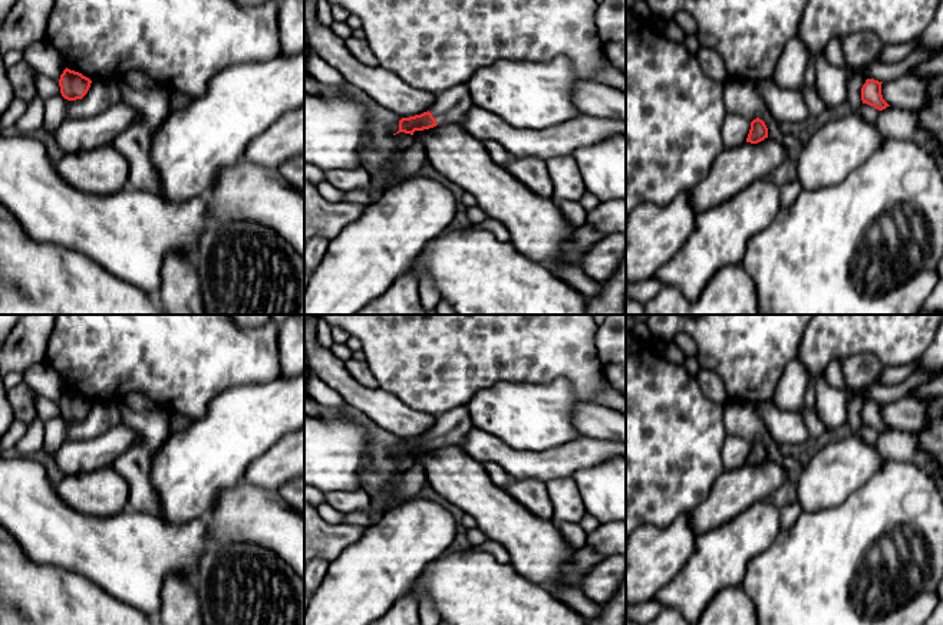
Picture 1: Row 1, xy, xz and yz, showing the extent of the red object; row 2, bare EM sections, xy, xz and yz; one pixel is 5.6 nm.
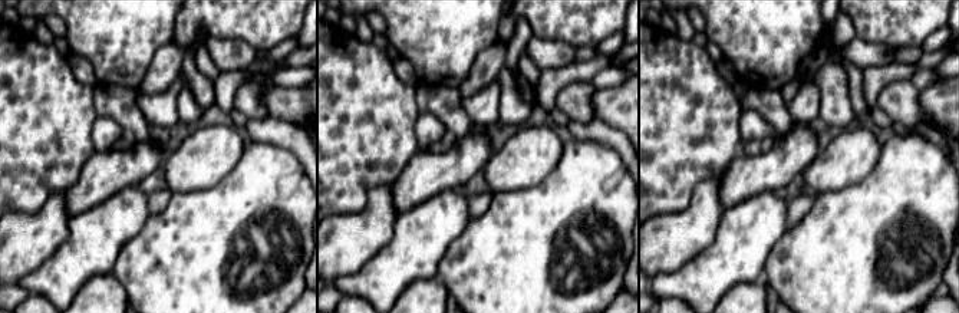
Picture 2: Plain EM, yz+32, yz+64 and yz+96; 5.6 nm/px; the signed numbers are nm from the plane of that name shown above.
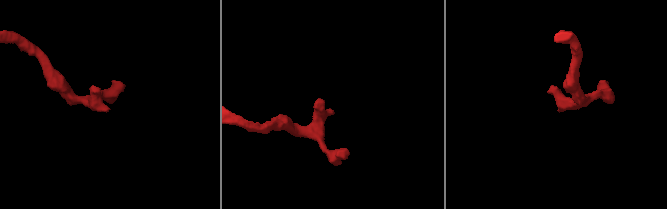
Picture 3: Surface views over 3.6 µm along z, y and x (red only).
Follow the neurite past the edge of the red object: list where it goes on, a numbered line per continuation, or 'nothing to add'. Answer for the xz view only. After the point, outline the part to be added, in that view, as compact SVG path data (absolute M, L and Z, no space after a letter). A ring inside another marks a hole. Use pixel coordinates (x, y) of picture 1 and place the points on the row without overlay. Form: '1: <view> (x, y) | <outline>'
1: xz (451, 428) | M456 407L436 417L429 431L438 447L461 444L474 428L471 415L465 407Z

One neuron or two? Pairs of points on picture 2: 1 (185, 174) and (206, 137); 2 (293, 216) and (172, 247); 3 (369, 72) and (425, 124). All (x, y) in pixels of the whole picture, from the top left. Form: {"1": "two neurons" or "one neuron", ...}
{"1": "one neuron", "2": "one neuron", "3": "two neurons"}

